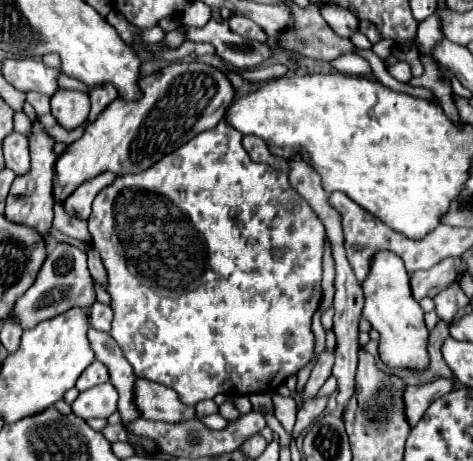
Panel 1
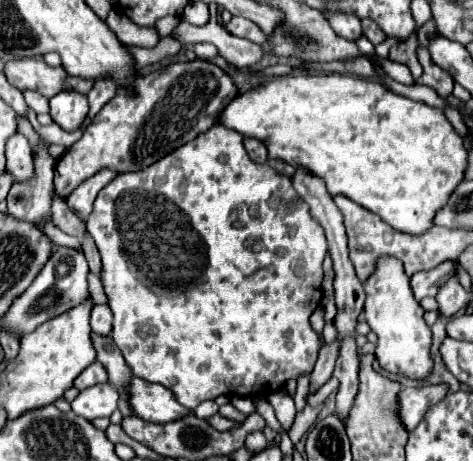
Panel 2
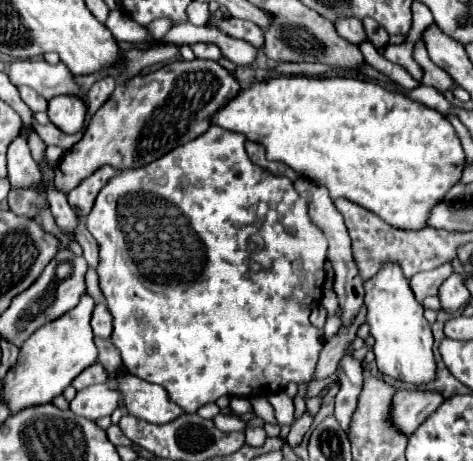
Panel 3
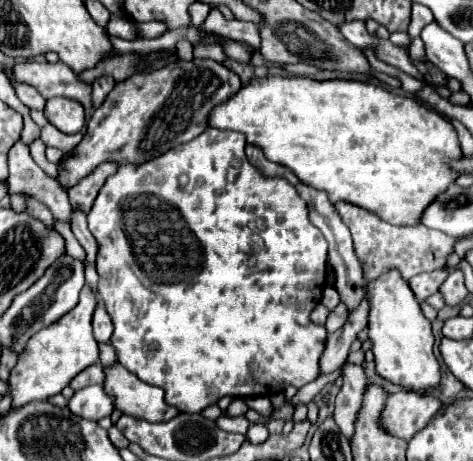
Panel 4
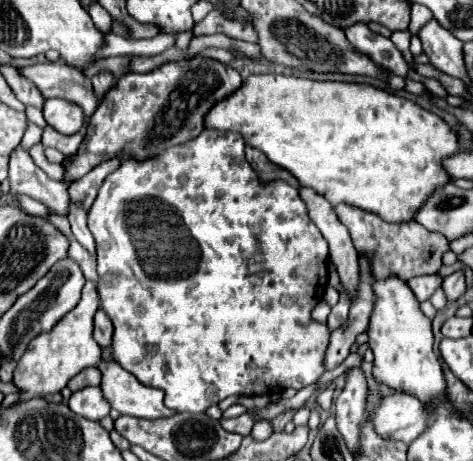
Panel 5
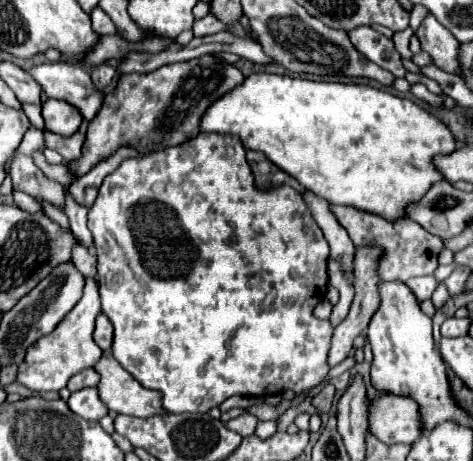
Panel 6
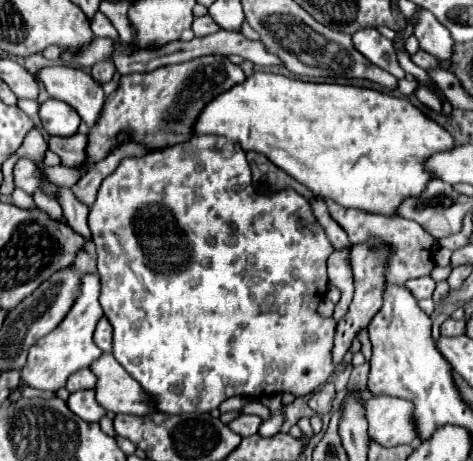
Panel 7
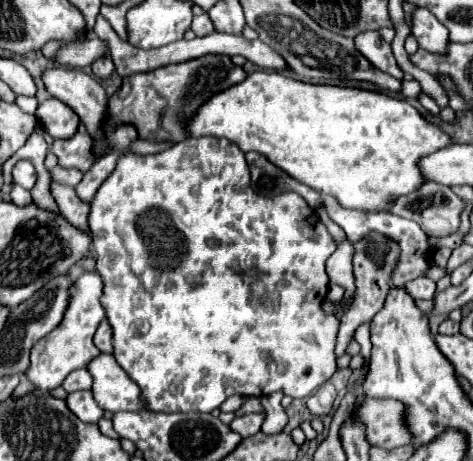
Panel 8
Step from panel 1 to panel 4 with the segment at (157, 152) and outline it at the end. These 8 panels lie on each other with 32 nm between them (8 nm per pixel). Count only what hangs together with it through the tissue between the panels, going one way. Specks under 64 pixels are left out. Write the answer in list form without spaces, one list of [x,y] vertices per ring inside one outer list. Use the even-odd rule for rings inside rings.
[[[194,58],[192,62],[176,60],[152,72],[138,72],[124,82],[118,82],[108,94],[108,100],[92,114],[84,140],[72,154],[60,162],[58,182],[64,190],[76,186],[84,176],[104,162],[146,164],[172,150],[178,144],[186,144],[200,136],[208,128],[210,112],[230,100],[240,90],[240,80],[234,72],[214,60]]]

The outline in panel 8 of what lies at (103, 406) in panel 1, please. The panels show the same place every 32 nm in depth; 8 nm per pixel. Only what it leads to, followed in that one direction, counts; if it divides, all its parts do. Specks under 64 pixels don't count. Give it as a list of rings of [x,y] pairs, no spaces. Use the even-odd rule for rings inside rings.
[[[82,390],[82,392],[72,392],[66,398],[68,408],[82,420],[82,422],[98,422],[104,416],[104,410],[96,404],[92,390]]]

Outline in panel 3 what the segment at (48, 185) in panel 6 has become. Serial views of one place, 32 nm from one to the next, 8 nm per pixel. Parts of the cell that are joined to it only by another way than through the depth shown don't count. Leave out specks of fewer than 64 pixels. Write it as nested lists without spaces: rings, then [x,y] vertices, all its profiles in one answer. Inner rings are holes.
[[[22,134],[16,136],[8,146],[8,178],[12,180],[12,188],[24,188],[24,186],[30,186],[30,184],[40,180],[38,164],[34,162],[34,158],[30,154],[30,148],[28,148],[28,142]],[[50,184],[50,188],[48,188],[48,202],[50,202],[50,212],[52,212],[54,220],[56,220],[56,224],[58,224],[62,230],[74,234],[74,230],[76,230],[76,226],[78,226],[78,216],[76,216],[76,212],[68,206],[66,196],[60,194],[60,192],[54,188],[54,184]]]

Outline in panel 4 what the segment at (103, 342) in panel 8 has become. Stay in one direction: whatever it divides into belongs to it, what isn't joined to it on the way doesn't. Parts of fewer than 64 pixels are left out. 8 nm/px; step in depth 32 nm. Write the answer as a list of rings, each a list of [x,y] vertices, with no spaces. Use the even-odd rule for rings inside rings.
[[[104,304],[96,306],[92,326],[94,326],[94,338],[98,342],[108,342],[110,340],[110,336],[112,336],[112,320],[110,320]]]

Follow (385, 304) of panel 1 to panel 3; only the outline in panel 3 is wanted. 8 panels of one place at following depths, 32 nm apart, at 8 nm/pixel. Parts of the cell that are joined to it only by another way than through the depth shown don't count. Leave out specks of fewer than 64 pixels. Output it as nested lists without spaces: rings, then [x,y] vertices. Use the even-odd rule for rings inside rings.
[[[384,264],[380,272],[364,282],[366,288],[366,322],[370,334],[376,338],[374,354],[378,368],[394,378],[402,378],[412,384],[426,384],[434,378],[436,362],[432,356],[432,332],[426,322],[424,308],[412,296],[408,278],[402,276],[400,264]]]

